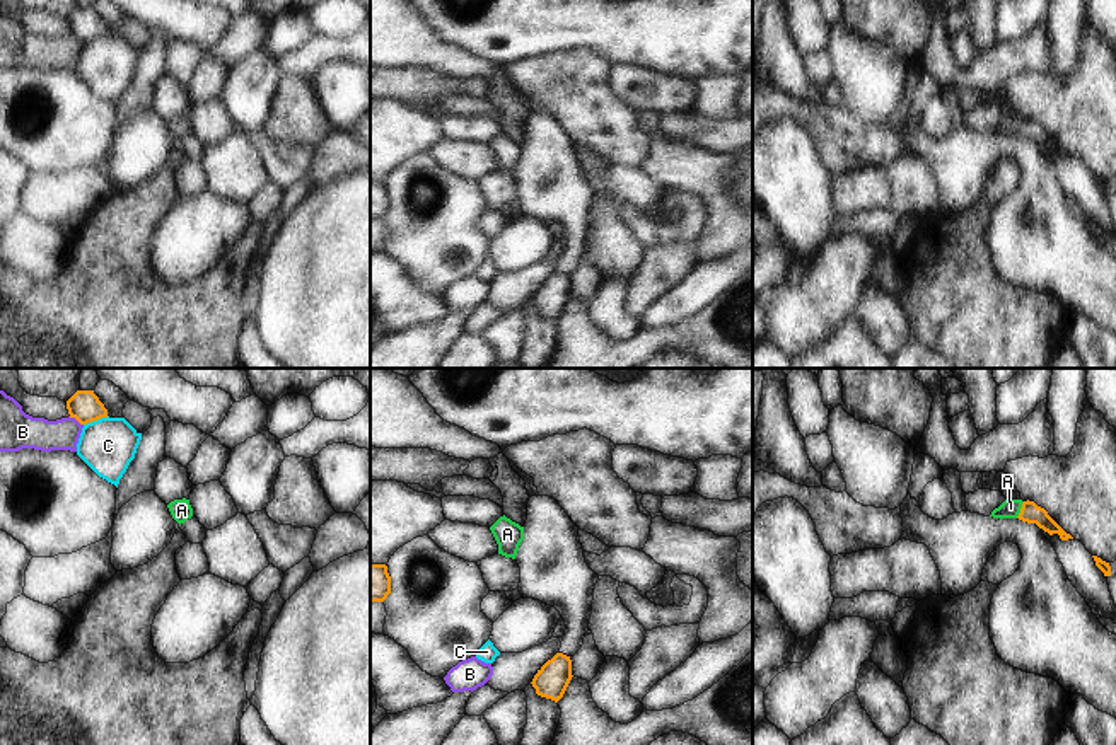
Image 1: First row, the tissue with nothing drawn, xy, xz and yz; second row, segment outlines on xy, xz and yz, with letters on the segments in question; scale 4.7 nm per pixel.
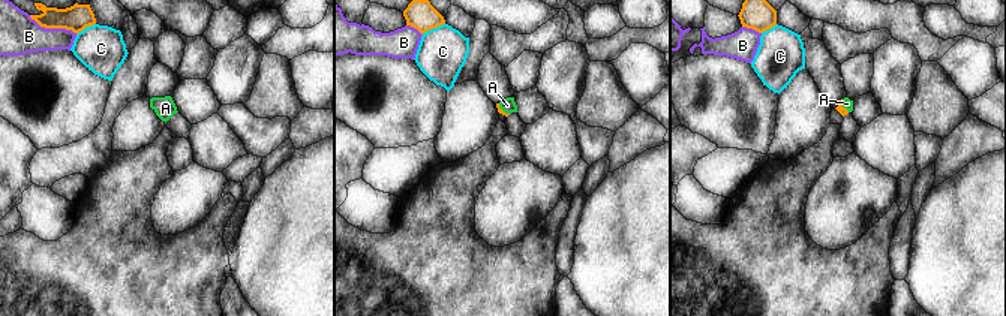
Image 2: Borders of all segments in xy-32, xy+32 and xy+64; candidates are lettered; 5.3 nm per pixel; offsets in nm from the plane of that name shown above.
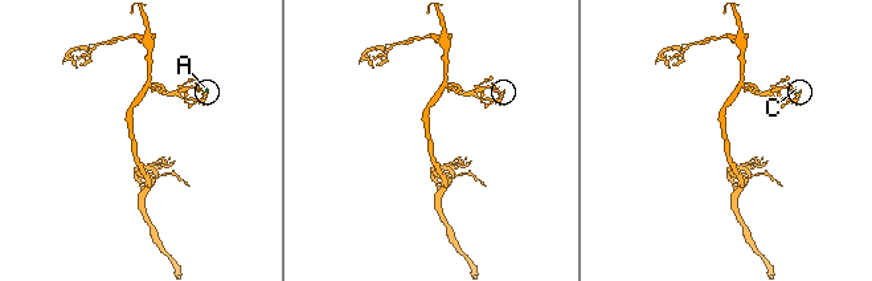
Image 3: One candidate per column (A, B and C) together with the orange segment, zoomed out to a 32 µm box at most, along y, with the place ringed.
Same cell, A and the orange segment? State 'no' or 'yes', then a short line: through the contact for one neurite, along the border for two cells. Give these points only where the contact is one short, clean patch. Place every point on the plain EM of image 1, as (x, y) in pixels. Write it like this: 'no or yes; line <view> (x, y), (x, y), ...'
yes; line yz (1029, 130), (1021, 128), (1011, 127)

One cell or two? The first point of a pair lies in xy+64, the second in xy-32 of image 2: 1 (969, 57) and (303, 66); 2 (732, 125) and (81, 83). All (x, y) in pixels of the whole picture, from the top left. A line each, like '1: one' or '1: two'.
1: one
2: one

